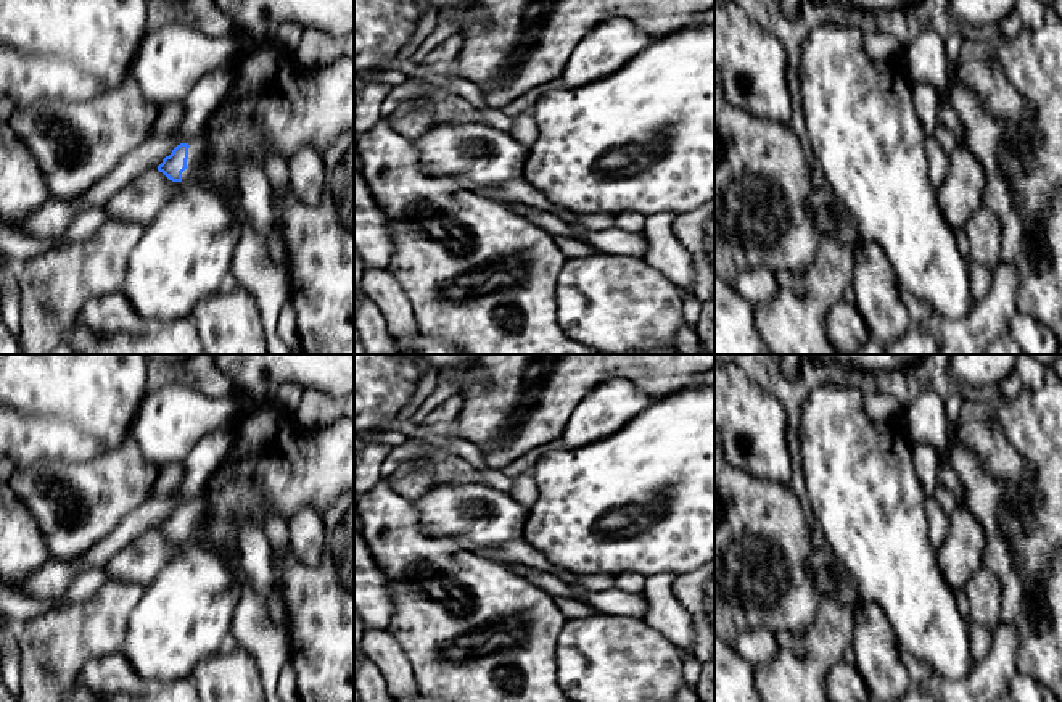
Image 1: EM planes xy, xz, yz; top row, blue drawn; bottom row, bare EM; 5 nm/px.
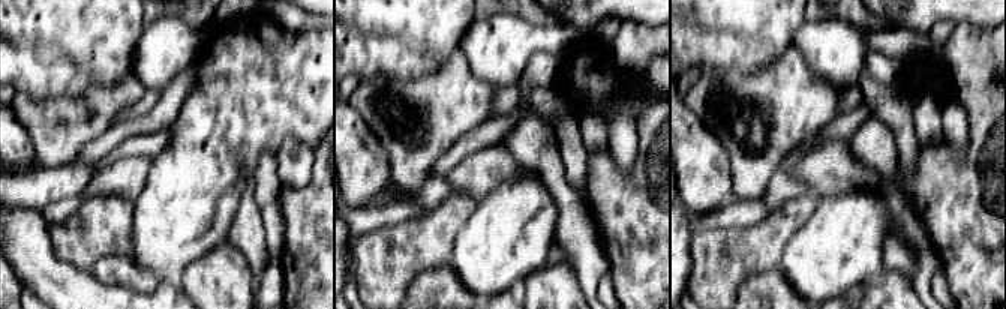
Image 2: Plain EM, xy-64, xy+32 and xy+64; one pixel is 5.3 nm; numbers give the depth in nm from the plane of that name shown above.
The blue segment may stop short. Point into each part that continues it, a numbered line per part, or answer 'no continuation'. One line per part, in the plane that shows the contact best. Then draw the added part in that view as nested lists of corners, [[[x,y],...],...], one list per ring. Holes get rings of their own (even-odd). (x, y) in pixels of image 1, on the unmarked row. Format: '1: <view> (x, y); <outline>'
1: xy (205, 458); [[[217,428],[206,433],[190,451],[183,462],[185,477],[174,494],[175,506],[188,504],[187,530],[182,533],[182,543],[203,539],[204,531],[201,522],[206,514],[206,501],[203,496],[206,480],[220,465],[230,444],[233,432],[228,428]]]

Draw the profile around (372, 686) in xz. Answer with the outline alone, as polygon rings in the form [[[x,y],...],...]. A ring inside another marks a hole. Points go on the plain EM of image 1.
[[[354,613],[354,649],[359,654],[359,670],[356,686],[362,702],[394,702],[386,688],[386,679],[375,663],[362,652],[365,626],[359,615]]]

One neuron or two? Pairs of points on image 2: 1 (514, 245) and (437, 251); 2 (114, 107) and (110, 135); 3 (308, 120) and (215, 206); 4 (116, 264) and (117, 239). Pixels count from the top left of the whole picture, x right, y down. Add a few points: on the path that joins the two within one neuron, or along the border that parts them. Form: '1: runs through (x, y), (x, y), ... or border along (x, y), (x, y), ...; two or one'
1: border along (470, 218), (459, 231), (450, 258), (446, 263); two
2: border along (119, 120), (83, 147); two
3: runs through (279, 120), (221, 177); one
4: border along (131, 252), (102, 257), (90, 267); two

